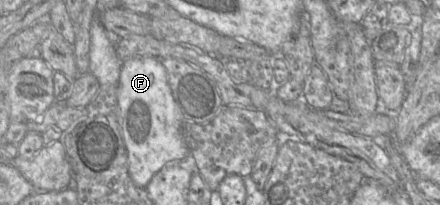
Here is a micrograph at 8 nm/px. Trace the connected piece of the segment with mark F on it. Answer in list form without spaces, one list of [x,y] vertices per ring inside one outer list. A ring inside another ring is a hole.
[[[152,56],[132,57],[123,61],[117,88],[118,120],[127,150],[129,175],[134,184],[146,188],[151,178],[165,165],[190,155],[183,133],[182,112],[168,84],[167,72],[161,59]]]

